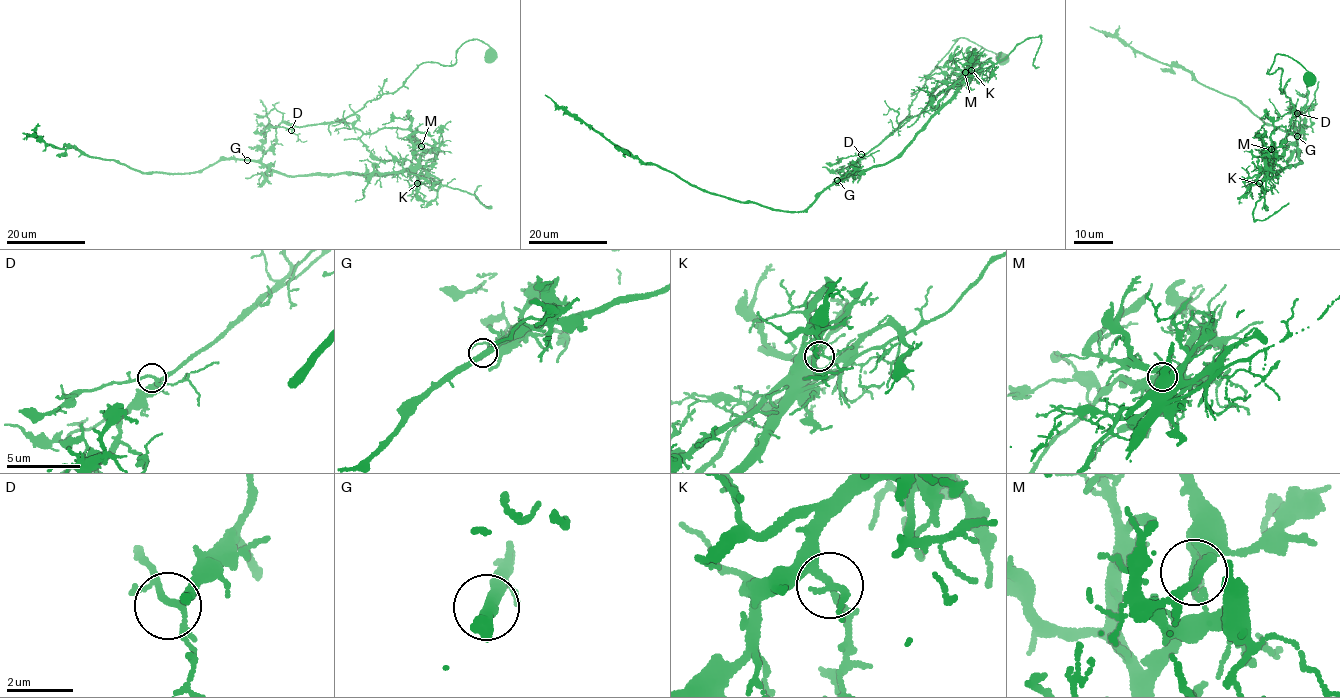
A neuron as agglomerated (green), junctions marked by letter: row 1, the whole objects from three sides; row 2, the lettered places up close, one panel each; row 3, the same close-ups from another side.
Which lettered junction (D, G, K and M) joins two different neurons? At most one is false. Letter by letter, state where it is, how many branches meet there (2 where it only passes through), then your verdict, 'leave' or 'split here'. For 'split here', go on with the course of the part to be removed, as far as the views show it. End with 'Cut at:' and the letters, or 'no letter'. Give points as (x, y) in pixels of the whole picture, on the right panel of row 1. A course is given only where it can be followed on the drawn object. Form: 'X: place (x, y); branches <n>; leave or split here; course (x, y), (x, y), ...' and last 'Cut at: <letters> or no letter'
D: place (1297, 113); branches 3; leave
G: place (1297, 136); branches 2; leave
K: place (1259, 183); branches 3; leave
M: place (1271, 149); branches 2; split here; course (1271, 149), (1293, 108), (1282, 69), (1267, 72), (1277, 54), (1312, 85)
Cut at: M

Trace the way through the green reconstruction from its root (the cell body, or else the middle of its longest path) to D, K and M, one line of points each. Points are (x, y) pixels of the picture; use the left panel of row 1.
D: (248, 159), (262, 156), (262, 141), (267, 124), (275, 127), (288, 123), (291, 130)
K: (248, 159), (289, 176), (386, 176), (408, 169), (413, 171), (417, 183)
M: (248, 159), (289, 176), (387, 176), (402, 173), (418, 162), (421, 146)

